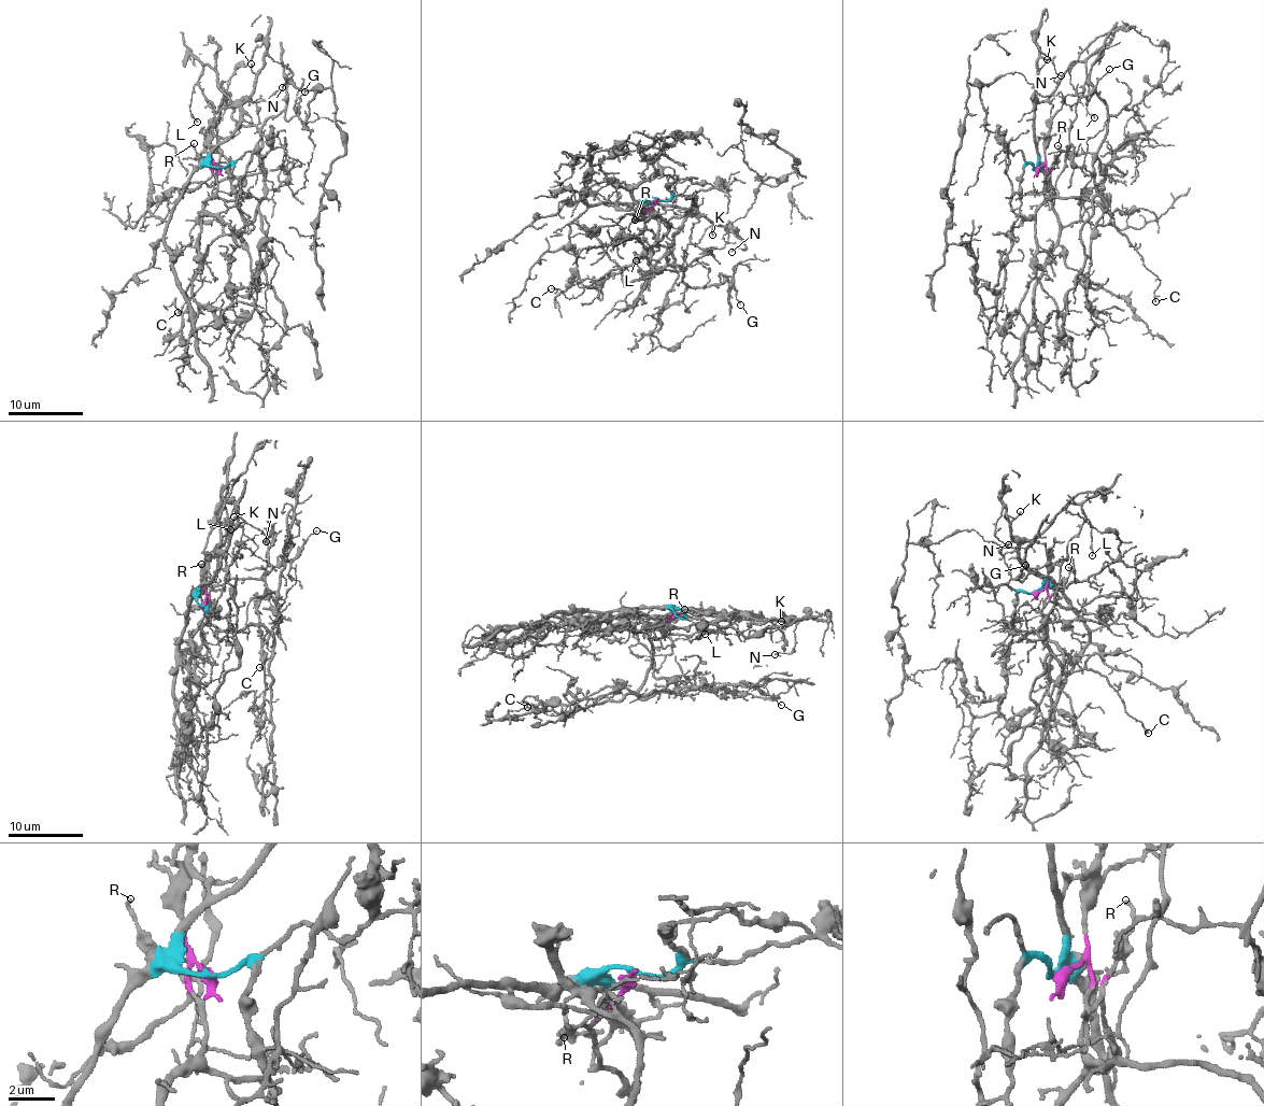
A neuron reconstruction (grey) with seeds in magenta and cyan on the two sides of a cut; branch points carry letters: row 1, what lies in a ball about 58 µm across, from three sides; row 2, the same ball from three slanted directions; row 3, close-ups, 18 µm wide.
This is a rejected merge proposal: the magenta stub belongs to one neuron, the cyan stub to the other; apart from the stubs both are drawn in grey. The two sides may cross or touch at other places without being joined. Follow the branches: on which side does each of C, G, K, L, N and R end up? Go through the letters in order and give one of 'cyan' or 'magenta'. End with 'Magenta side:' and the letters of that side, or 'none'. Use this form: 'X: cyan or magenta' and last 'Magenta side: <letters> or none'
C: magenta
G: magenta
K: cyan
L: cyan
N: cyan
R: magenta
Magenta side: C, G, R

